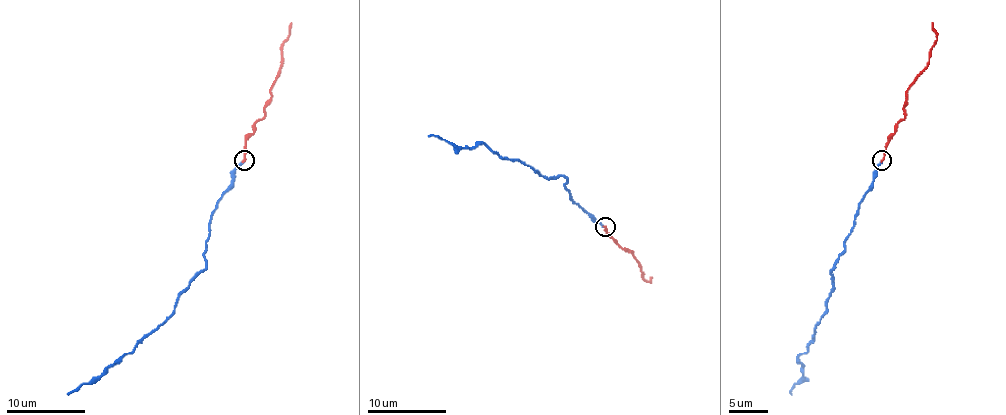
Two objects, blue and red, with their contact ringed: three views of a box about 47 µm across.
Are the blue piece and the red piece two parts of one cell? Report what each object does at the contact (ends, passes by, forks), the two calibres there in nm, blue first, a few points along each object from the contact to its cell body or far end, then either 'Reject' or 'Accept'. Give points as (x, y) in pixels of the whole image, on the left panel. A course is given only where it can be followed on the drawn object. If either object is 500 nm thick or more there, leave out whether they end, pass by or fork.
At the ring blue ends. At the ring red ends. Thickness 130 nm (blue) against 200 nm. Course of blue: (244, 160), (234, 170), (232, 186), (211, 217), (205, 268), (178, 298), (174, 312), (99, 376), (68, 394). Course of red: (244, 160), (244, 143), (262, 117), (282, 60), (282, 45), (291, 23). Accept

